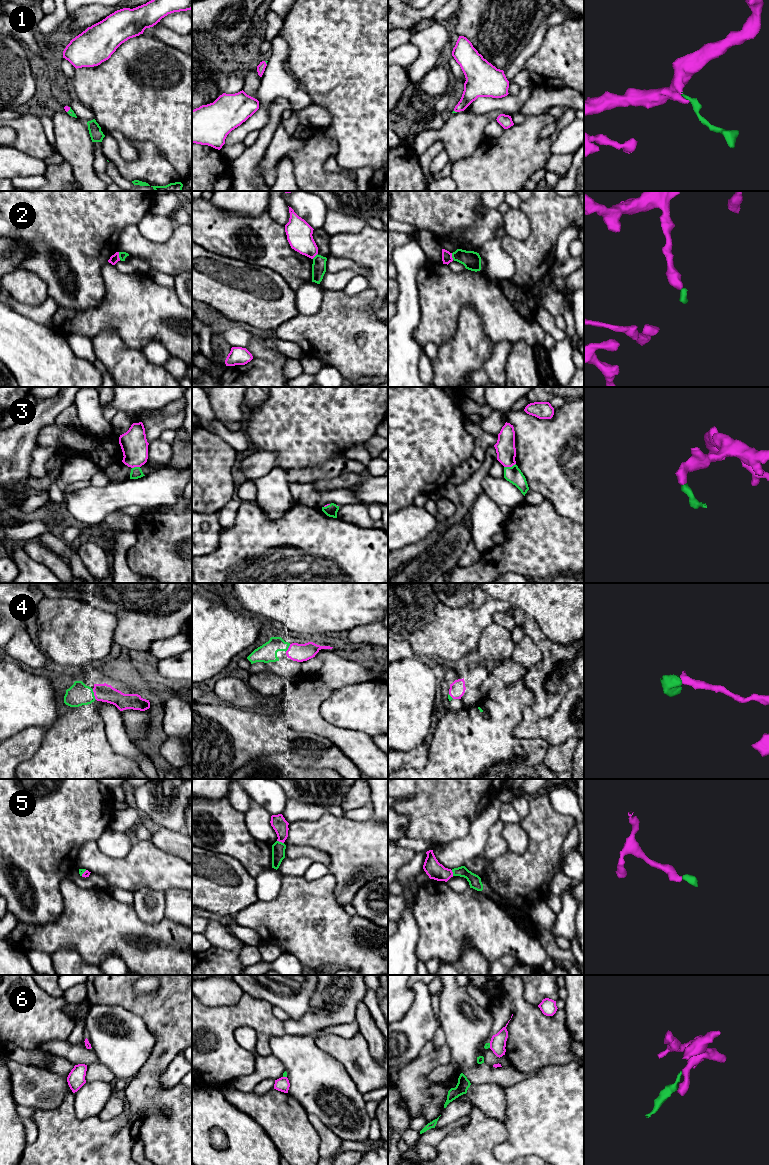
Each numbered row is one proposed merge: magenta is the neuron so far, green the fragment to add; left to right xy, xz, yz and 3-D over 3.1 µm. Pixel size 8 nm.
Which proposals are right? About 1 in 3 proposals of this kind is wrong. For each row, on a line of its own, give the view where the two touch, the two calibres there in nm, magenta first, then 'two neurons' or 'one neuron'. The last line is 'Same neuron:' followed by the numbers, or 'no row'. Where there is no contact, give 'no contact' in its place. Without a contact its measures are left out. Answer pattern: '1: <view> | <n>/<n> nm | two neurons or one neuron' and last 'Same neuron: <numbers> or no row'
1: xy | 40/50 nm | one neuron
2: xy | 70/60 nm | two neurons
3: yz | 160/130 nm | two neurons
4: xy | 140/180 nm | one neuron
5: xz | 120/110 nm | one neuron
6: yz | 130/50 nm | one neuron
Same neuron: 1, 4, 5, 6

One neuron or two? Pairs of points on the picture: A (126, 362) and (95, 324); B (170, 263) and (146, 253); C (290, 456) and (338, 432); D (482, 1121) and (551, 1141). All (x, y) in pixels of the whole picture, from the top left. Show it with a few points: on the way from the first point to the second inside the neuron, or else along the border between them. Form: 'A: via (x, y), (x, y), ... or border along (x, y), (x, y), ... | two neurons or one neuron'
A: border along (91, 338), (105, 329), (110, 329), (123, 341) | two neurons
B: via (164, 257), (152, 253) | one neuron
C: via (302, 444), (314, 432), (326, 432) | one neuron
D: border along (505, 1123), (506, 1139), (492, 1148) | two neurons

